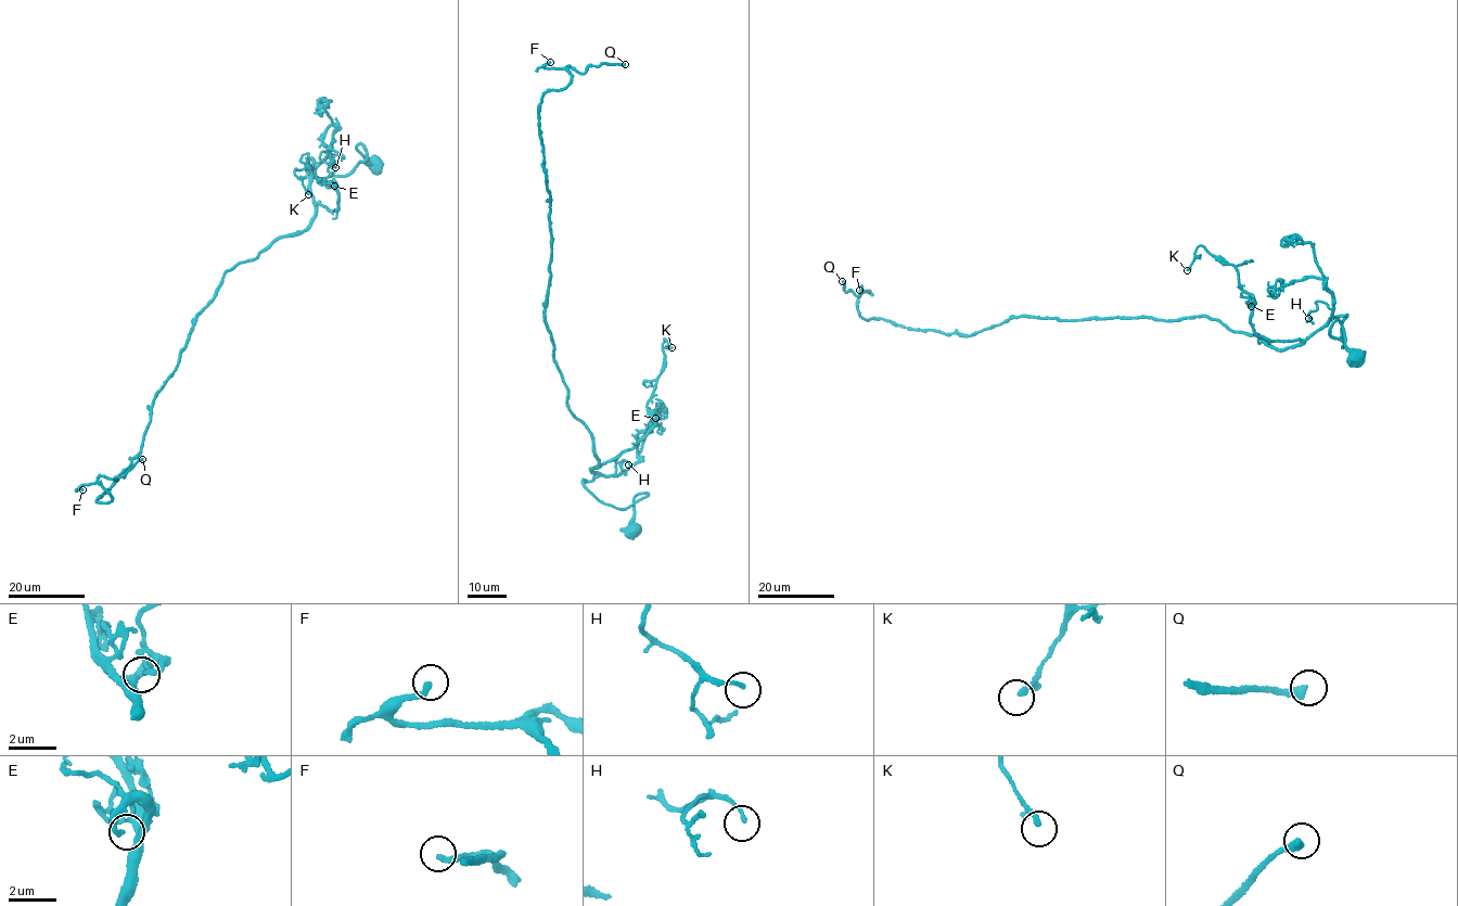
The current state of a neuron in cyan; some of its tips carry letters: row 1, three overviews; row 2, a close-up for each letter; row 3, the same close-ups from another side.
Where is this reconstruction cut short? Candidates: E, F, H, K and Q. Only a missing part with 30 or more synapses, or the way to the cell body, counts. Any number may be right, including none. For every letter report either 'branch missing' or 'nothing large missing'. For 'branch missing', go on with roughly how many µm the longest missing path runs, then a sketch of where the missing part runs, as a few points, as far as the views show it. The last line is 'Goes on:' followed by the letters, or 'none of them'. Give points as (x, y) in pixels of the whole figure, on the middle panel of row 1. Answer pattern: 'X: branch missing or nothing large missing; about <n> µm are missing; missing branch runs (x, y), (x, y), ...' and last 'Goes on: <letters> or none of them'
E: nothing large missing
F: branch missing; about 150 µm are missing
H: nothing large missing
K: nothing large missing
Q: branch missing; about 120 µm are missing
Goes on: F, Q

